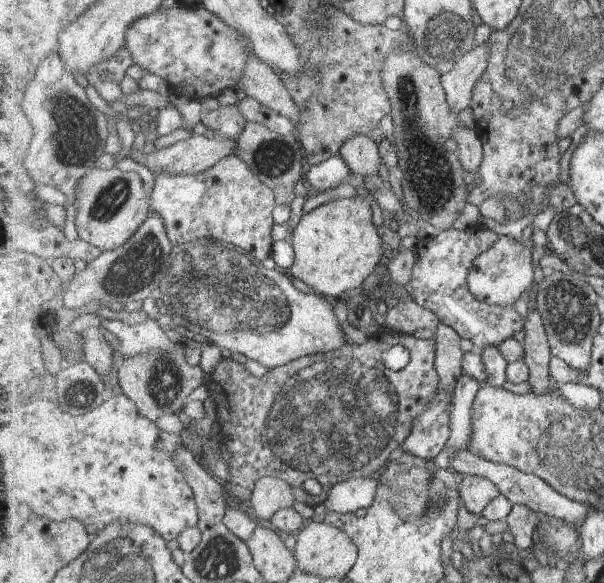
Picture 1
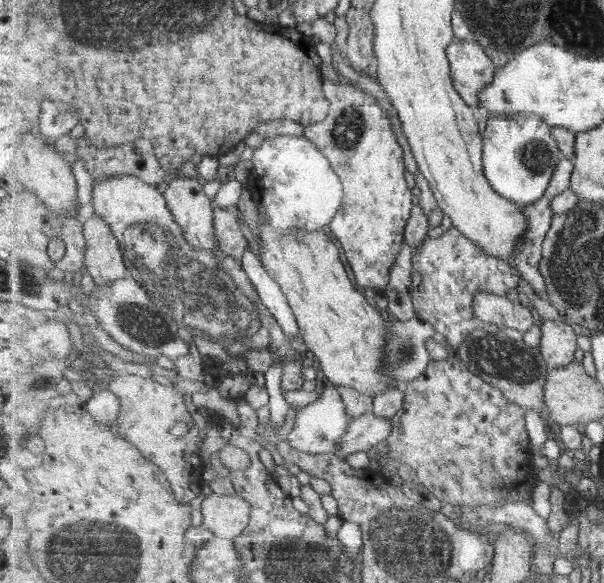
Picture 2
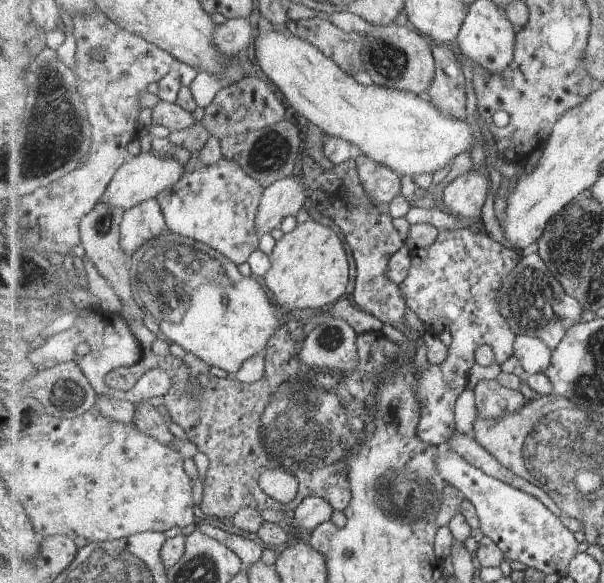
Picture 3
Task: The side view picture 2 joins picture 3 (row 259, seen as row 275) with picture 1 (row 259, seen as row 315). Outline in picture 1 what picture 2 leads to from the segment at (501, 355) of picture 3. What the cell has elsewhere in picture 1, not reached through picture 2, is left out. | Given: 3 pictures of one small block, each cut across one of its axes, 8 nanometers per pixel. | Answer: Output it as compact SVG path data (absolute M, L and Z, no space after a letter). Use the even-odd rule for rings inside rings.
M481 224L453 226L440 231L435 237L419 240L414 253L415 263L412 277L405 287L421 306L432 310L439 320L459 332L464 339L469 339L474 349L482 350L485 346L497 346L524 330L526 318L517 314L514 306L493 306L479 300L469 288L469 272L483 252L489 252L500 235Z

